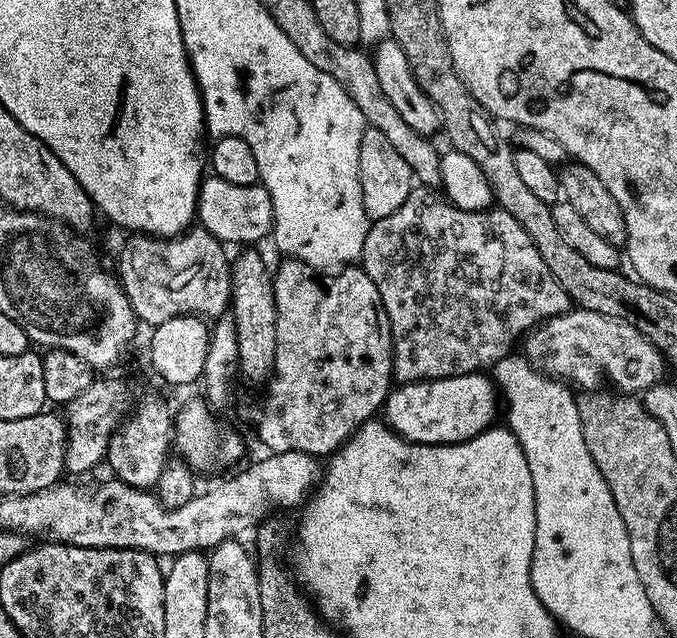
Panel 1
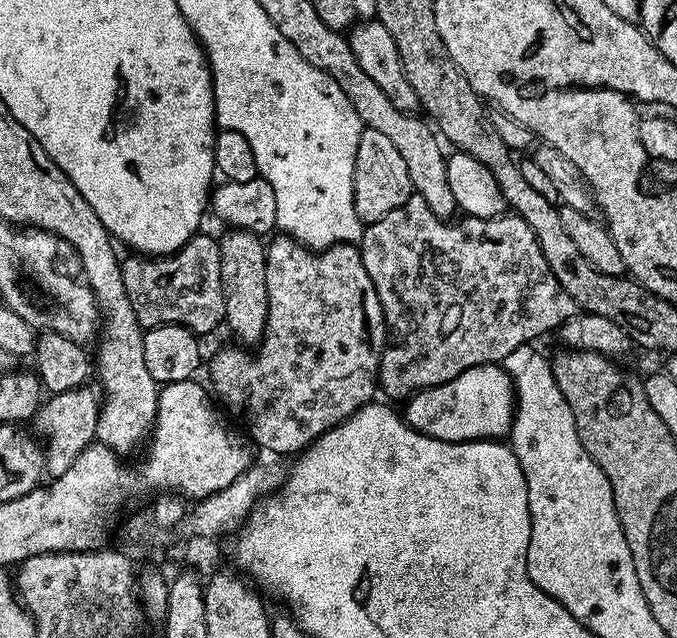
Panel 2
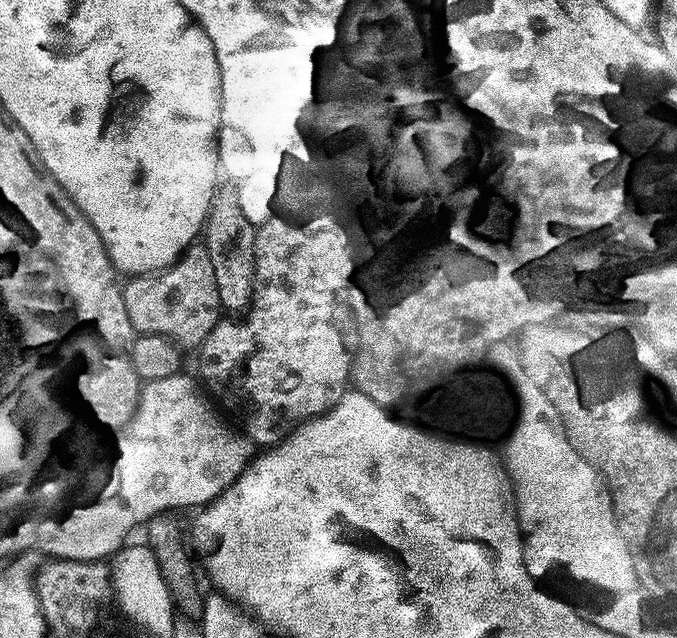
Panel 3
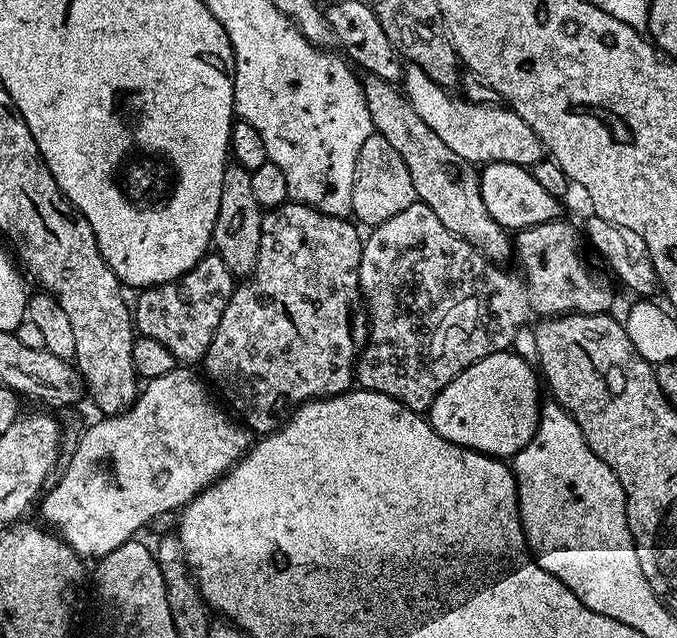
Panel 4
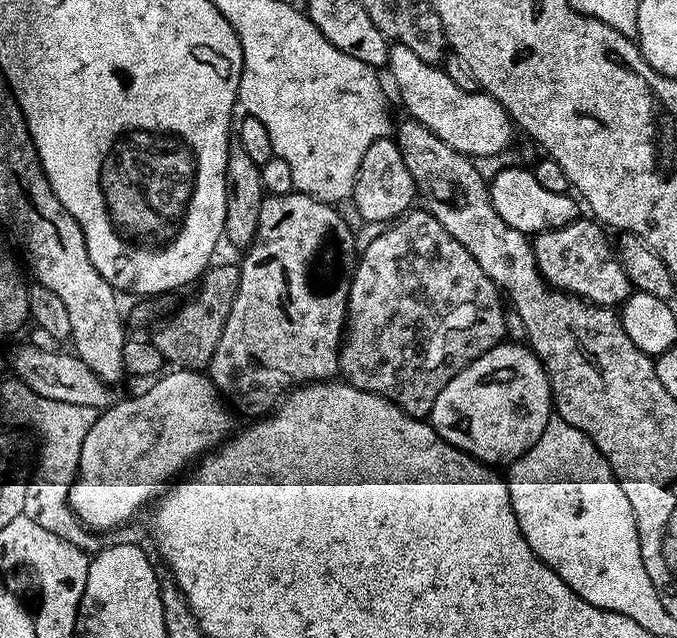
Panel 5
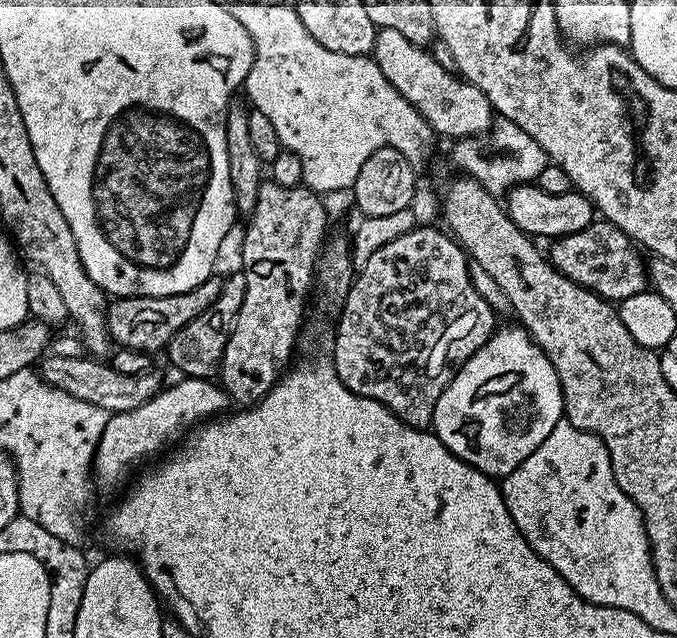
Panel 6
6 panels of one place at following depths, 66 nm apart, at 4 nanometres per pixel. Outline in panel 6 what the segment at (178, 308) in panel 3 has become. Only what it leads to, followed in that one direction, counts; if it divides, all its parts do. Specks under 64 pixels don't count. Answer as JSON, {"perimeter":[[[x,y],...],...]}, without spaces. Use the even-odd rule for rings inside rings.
{"perimeter":[[[236,270],[233,276],[224,276],[220,285],[218,298],[198,318],[192,322],[186,322],[182,330],[170,338],[166,349],[166,357],[174,367],[185,377],[193,376],[207,380],[215,377],[220,370],[220,359],[226,350],[226,342],[230,331],[230,321],[236,317],[242,306],[242,298],[246,298],[246,278],[243,271]]]}

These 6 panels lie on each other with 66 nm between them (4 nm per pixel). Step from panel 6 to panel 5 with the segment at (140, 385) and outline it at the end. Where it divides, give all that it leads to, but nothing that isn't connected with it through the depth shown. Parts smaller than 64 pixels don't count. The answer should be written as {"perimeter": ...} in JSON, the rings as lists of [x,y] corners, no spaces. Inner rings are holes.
{"perimeter":[[[25,346],[13,354],[12,368],[16,371],[15,379],[42,398],[54,398],[54,402],[70,402],[74,406],[90,406],[97,410],[109,408],[114,402],[109,384],[98,378],[98,374],[94,374],[94,370],[90,370],[90,366],[86,366],[86,362],[71,350],[55,353]]]}

